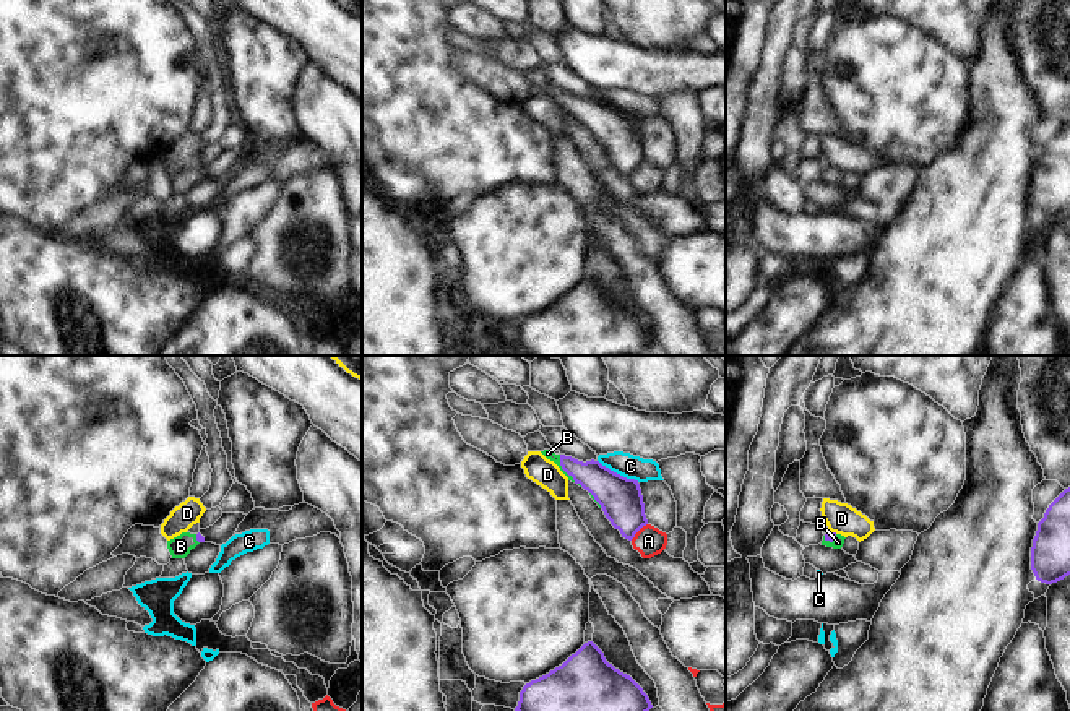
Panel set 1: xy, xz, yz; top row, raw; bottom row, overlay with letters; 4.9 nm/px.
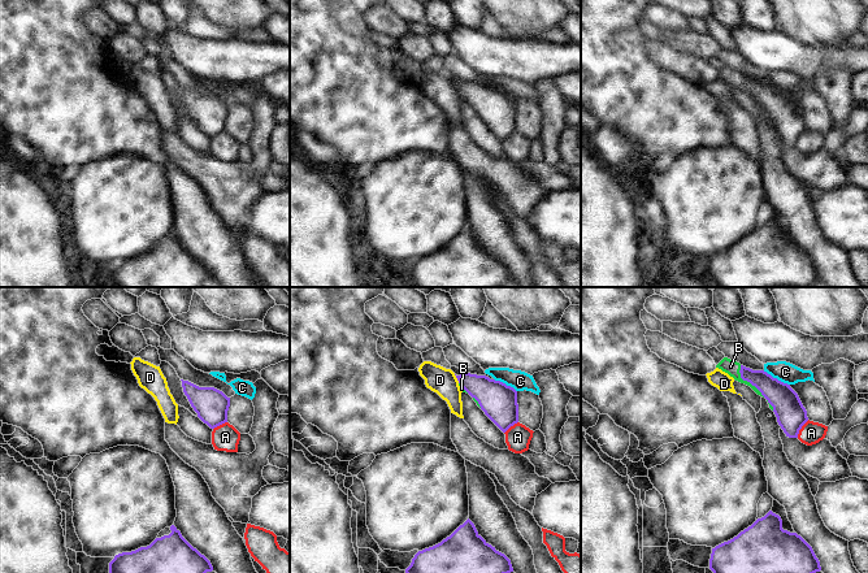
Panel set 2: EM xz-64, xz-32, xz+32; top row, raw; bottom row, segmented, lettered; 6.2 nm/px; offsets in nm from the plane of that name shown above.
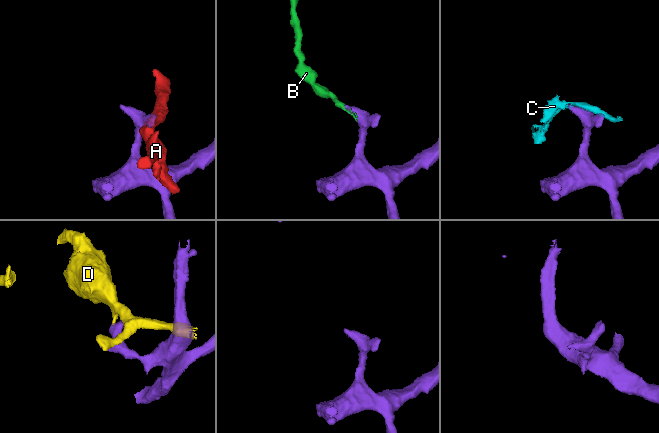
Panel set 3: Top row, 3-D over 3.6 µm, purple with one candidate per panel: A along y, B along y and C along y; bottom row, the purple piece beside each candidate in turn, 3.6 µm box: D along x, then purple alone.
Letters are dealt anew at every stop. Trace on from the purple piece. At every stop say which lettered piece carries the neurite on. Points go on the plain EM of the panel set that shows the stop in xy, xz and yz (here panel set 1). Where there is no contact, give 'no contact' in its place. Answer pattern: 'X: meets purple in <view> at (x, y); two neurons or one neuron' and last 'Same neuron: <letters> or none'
A: meets purple in xz at (638, 166); two neurons
B: meets purple in xz at (562, 104); one neuron
C: meets purple in xz at (619, 111); two neurons
D: meets purple in yz at (833, 169); two neurons
Same neuron: B

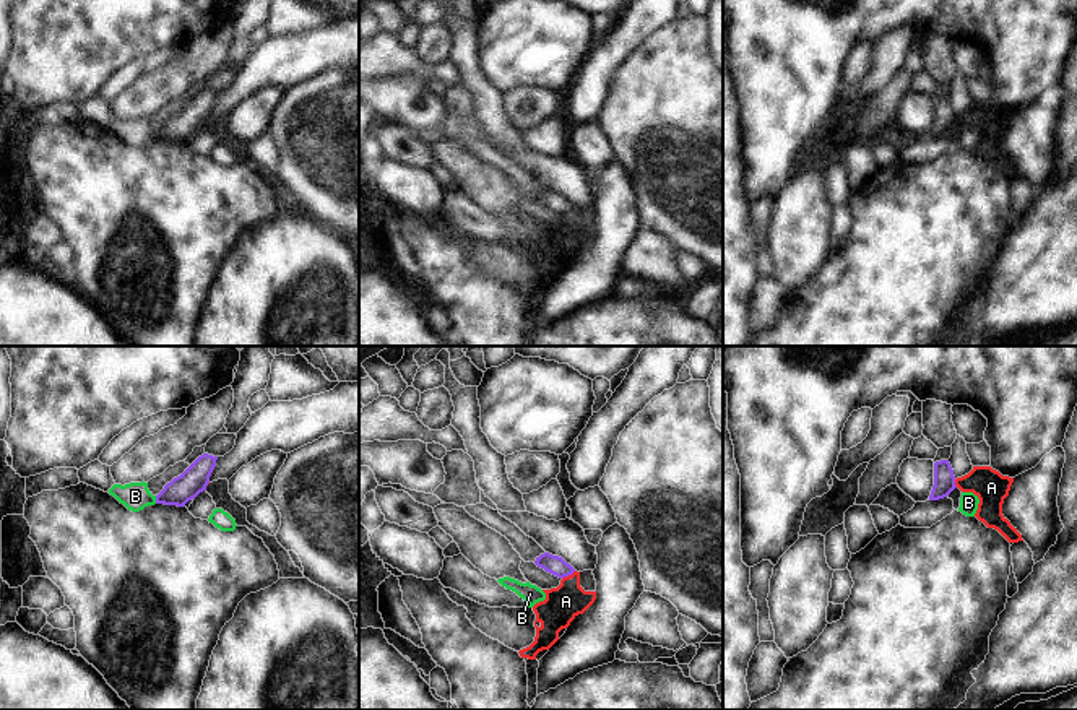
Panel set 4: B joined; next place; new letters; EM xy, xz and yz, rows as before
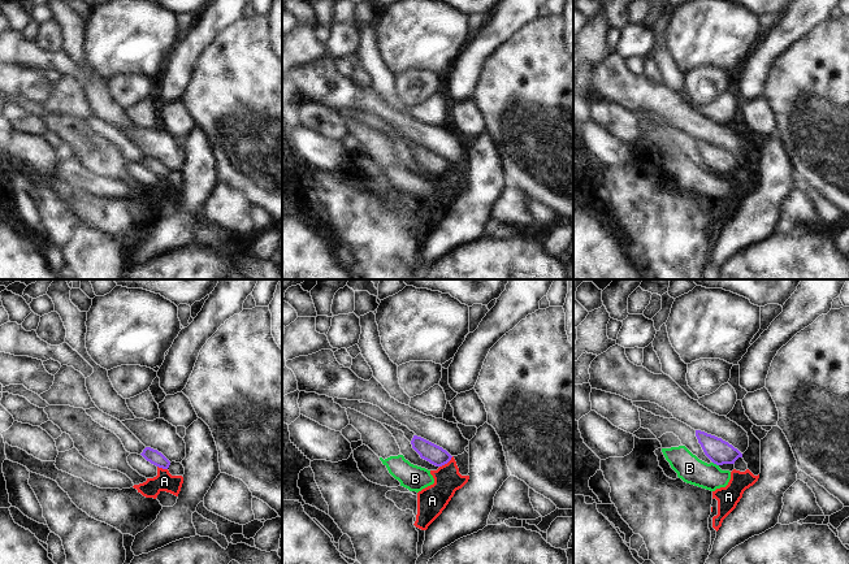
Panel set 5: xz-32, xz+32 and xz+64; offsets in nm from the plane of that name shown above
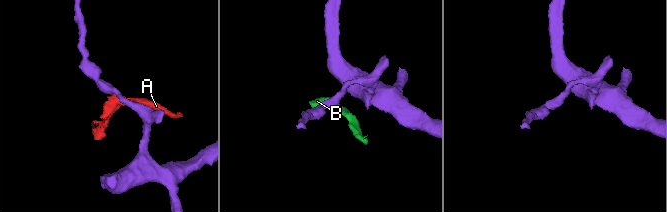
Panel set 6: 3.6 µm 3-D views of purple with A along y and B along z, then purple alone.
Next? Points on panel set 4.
A: meets purple in xz at (569, 210); two neurons
B: meets purple in xy at (156, 135); two neurons
Same neuron: none

